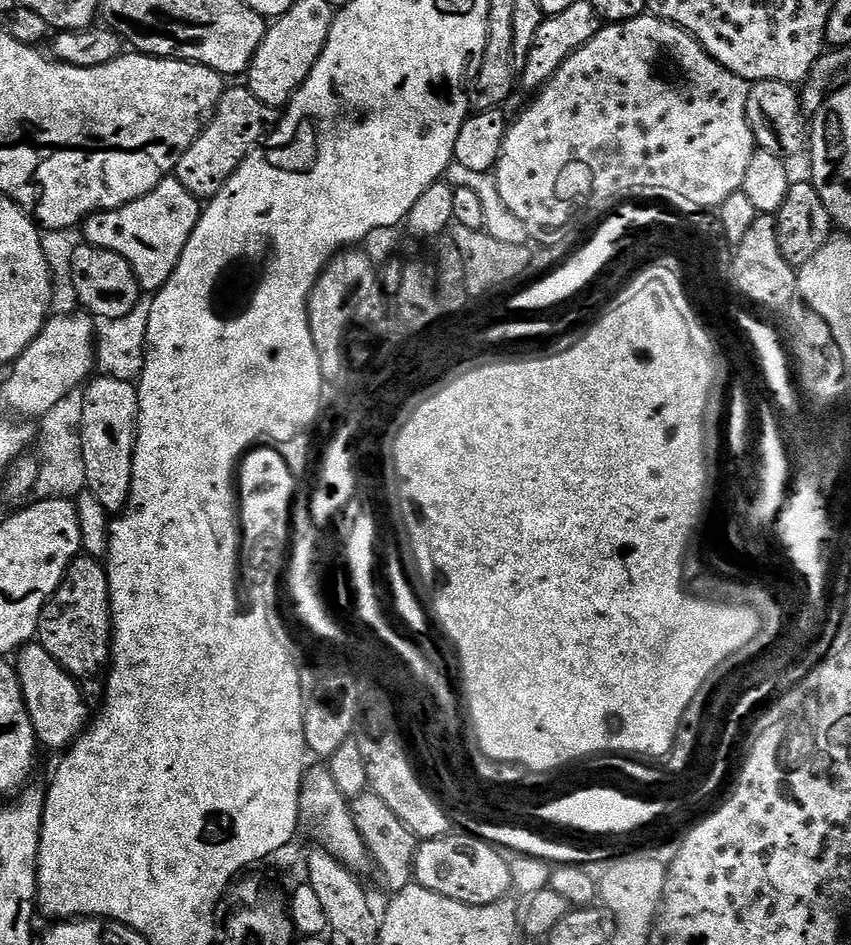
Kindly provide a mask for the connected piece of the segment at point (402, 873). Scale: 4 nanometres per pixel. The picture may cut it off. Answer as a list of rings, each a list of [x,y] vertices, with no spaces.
[[[374,791],[363,792],[351,797],[352,818],[358,834],[362,836],[362,842],[368,851],[368,859],[371,867],[376,867],[376,880],[388,891],[388,894],[401,892],[407,884],[413,883],[412,863],[416,857],[416,845],[418,837],[378,798]]]

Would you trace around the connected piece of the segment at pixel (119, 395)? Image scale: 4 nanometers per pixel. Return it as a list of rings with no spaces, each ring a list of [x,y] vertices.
[[[97,375],[87,381],[79,428],[80,453],[85,458],[87,491],[109,514],[119,514],[128,505],[136,449],[137,385],[133,381]]]

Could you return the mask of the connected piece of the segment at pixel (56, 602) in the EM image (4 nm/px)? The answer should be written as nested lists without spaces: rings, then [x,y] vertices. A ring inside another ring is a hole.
[[[81,554],[72,561],[58,590],[42,610],[38,643],[77,681],[92,680],[109,667],[112,607],[108,601],[108,573],[99,559]]]

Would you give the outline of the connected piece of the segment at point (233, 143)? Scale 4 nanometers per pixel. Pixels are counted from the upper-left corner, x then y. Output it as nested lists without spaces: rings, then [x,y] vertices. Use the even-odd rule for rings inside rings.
[[[246,86],[225,87],[216,115],[205,124],[199,138],[180,155],[174,173],[176,180],[182,182],[182,186],[186,186],[186,190],[194,194],[197,200],[211,200],[235,174],[252,149],[265,139],[270,128],[268,116],[269,109],[265,108],[262,102],[258,102],[258,98],[254,98],[254,94]]]

